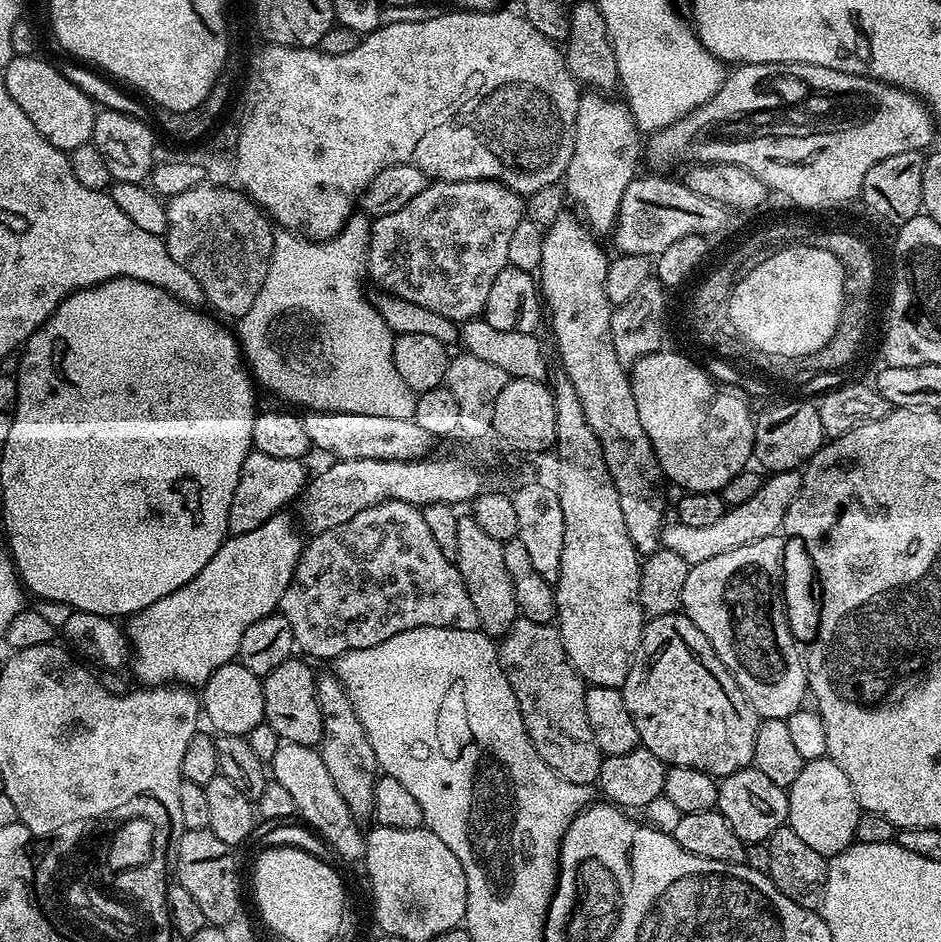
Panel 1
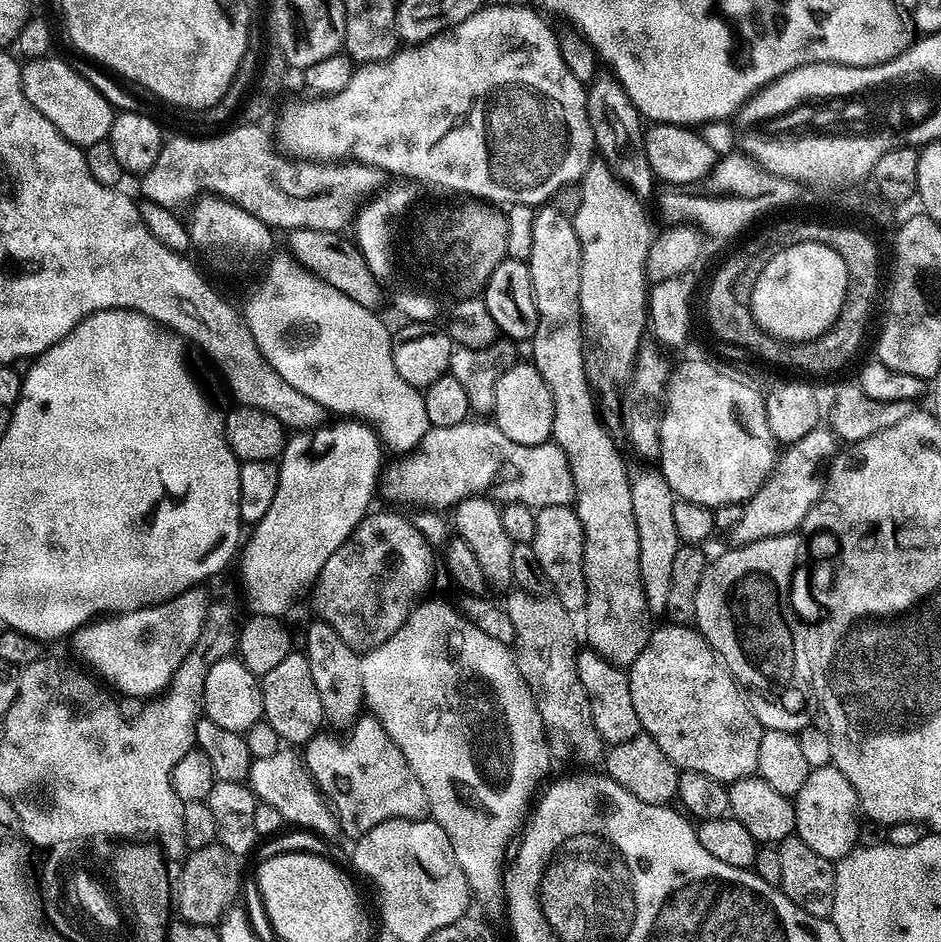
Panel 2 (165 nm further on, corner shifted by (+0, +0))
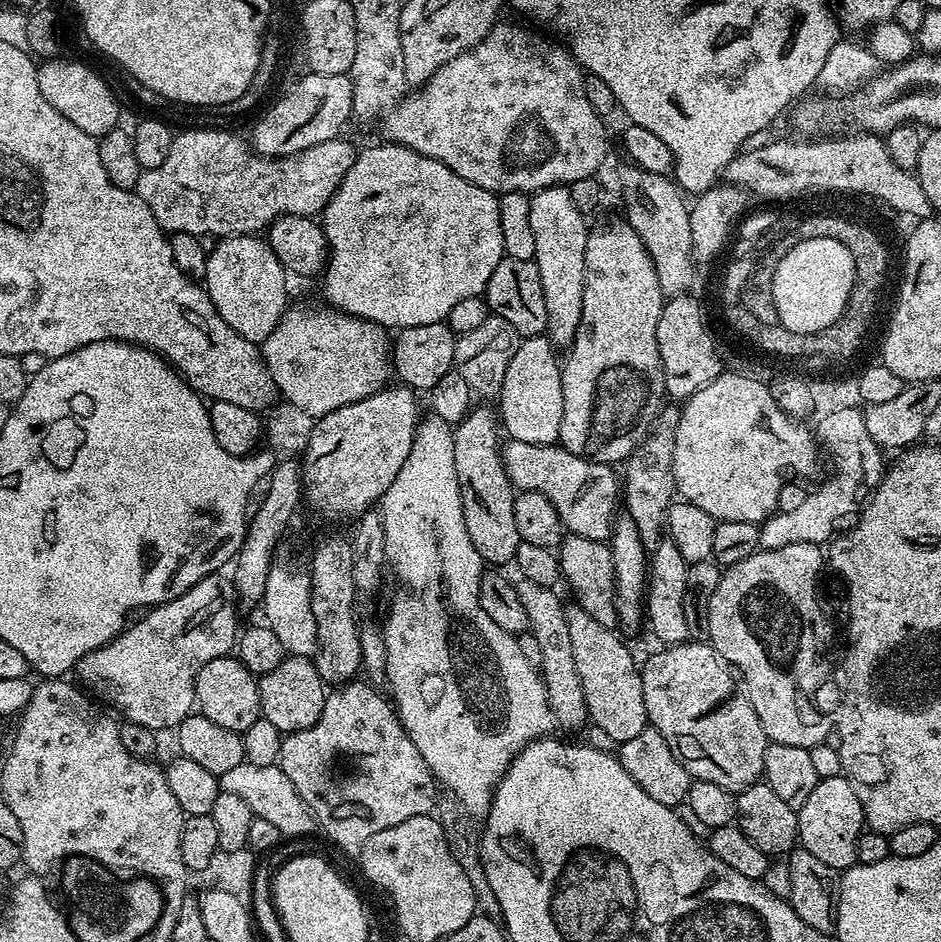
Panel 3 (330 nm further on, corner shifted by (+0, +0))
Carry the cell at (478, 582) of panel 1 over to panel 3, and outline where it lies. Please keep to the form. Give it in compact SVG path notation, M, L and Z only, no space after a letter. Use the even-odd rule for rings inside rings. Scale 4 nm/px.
M480 406L473 407L467 418L455 425L452 434L466 530L470 534L470 542L474 542L474 550L478 550L480 559L492 566L511 565L522 542L518 526L514 526L516 492L504 469L500 436L502 437L502 432L498 427L497 413L493 409L491 412L490 409Z

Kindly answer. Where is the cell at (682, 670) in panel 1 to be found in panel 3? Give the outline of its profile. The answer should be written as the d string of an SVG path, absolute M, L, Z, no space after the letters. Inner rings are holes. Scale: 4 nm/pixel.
M689 639L683 644L670 644L661 647L659 650L661 652L654 653L645 664L643 661L640 673L642 694L646 698L646 714L648 715L649 725L656 728L658 734L662 734L662 738L666 738L670 750L674 750L674 754L680 759L682 766L693 780L714 782L717 786L722 786L726 790L737 794L743 792L750 785L757 783L764 775L764 759L766 758L766 750L770 741L767 734L762 730L762 722L758 722L758 714L754 714L754 706L748 701L748 693L744 691L734 675L732 664L726 658L722 658L722 654L718 654L718 650L711 642Z

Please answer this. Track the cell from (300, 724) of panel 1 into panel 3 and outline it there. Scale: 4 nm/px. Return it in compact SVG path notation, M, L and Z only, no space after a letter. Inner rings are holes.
M285 655L278 667L270 670L270 674L259 677L260 715L274 726L278 726L281 734L301 732L312 728L314 722L324 709L326 685L316 669L315 659L306 656Z

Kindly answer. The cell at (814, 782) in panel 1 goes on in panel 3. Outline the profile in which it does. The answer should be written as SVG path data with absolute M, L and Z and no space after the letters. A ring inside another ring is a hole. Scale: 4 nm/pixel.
M841 774L816 783L810 798L802 802L796 817L800 831L799 847L810 850L814 858L837 870L847 870L857 863L856 847L860 833L865 831L866 821L856 785L847 776Z

